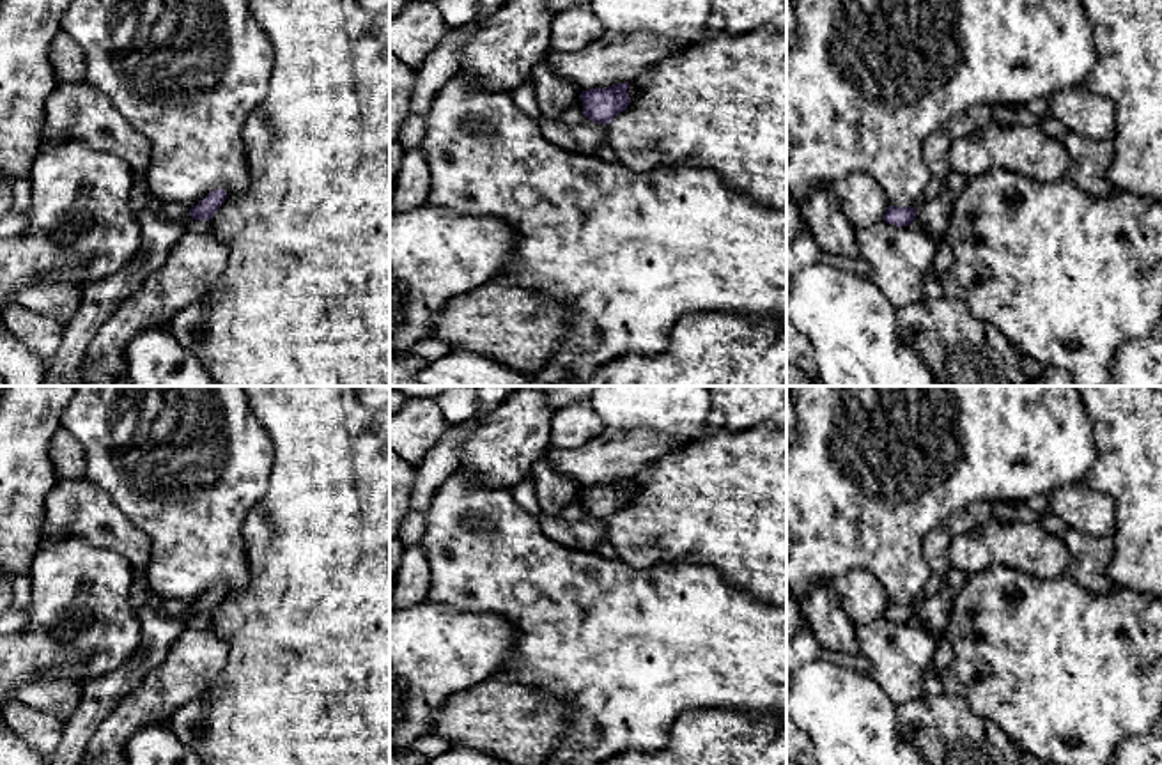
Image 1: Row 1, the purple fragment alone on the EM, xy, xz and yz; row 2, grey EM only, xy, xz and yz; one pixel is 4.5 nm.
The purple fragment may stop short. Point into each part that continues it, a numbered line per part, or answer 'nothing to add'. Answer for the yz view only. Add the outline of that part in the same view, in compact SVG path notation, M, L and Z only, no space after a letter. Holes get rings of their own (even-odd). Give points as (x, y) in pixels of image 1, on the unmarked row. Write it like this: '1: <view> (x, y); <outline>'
nothing to add

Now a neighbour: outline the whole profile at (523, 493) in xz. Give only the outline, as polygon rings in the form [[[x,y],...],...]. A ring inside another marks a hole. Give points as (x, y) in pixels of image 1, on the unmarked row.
[[[531,476],[521,480],[510,491],[512,491],[514,499],[519,503],[519,506],[524,512],[535,517],[540,514],[540,505],[538,505],[538,498],[537,498],[535,483]]]

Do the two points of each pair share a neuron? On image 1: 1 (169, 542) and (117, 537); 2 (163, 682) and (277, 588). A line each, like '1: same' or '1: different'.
1: different
2: different

